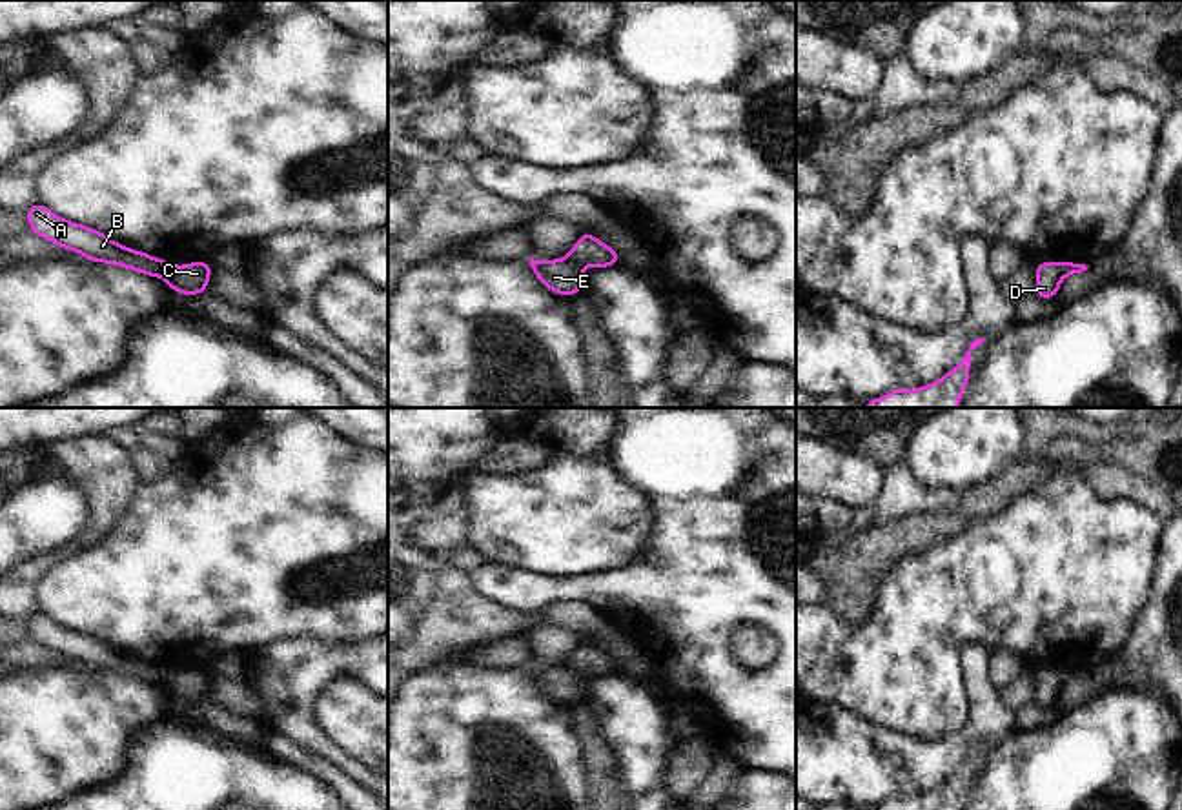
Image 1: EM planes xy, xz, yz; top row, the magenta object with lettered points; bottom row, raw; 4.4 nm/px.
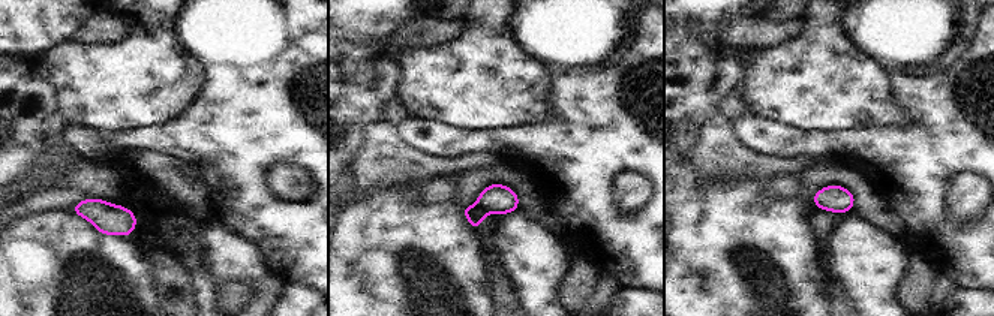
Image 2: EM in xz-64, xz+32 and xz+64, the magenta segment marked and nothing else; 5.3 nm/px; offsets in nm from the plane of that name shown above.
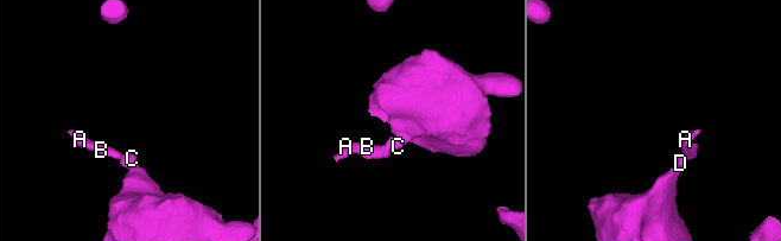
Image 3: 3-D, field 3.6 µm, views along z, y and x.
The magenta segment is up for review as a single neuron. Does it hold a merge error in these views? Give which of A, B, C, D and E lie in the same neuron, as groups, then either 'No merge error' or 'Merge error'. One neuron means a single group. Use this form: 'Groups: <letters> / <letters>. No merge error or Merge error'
Groups: A B E / C D. Merge error.

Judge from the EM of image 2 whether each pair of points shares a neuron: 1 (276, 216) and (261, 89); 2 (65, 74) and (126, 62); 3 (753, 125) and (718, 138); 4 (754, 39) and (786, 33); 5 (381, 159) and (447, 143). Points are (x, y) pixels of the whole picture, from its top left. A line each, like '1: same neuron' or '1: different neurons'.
1: same neuron
2: same neuron
3: different neurons
4: same neuron
5: different neurons

